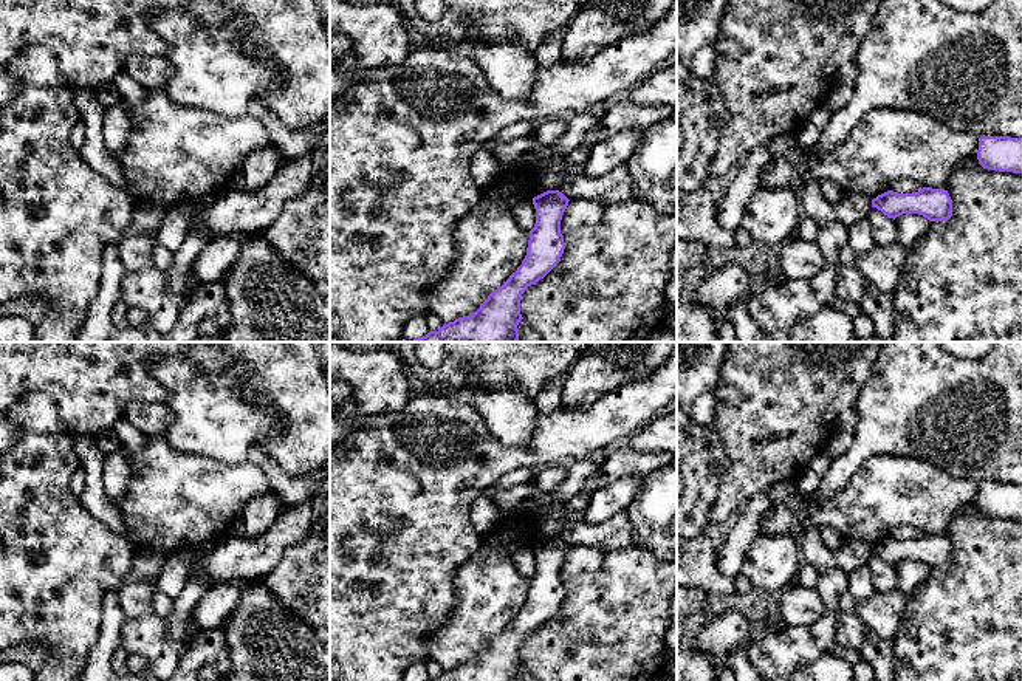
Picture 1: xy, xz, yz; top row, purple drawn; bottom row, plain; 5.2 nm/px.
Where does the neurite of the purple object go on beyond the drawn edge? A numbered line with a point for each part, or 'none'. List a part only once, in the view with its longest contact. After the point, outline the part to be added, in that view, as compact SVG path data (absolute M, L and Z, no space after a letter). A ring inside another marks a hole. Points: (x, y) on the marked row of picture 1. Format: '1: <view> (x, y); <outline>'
none

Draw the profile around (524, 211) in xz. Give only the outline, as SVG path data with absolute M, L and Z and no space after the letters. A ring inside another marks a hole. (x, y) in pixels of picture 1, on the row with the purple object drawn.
M511 198L511 212L519 226L525 231L531 231L536 224L536 209L531 198Z

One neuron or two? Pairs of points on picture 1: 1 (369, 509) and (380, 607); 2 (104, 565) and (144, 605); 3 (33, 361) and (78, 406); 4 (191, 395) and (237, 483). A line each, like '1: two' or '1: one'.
1: one
2: two
3: one
4: two

